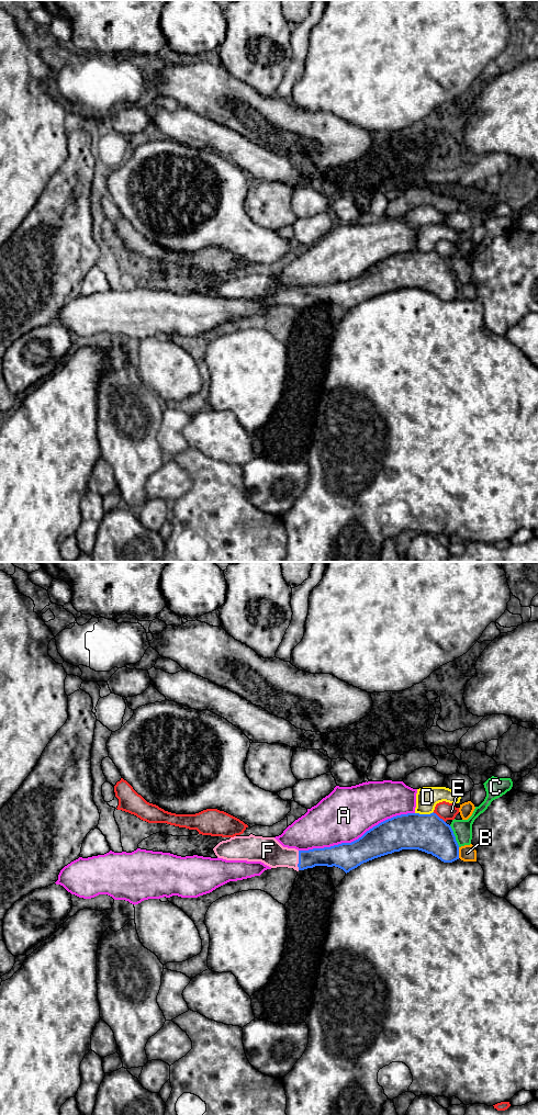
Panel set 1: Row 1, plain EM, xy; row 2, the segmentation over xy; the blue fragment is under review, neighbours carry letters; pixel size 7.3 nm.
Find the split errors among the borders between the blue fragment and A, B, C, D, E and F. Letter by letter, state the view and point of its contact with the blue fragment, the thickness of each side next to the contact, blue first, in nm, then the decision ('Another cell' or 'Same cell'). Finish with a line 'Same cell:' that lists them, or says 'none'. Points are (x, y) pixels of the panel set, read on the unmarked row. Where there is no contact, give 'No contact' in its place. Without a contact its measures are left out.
A: Touches blue at xy (356, 278). Thickness 240 nm (blue) against 380 nm. Another cell
B: Touches blue at xy (458, 291). Thickness 280 nm (blue) against 120 nm. Another cell
C: Touches blue at xy (455, 274). Thickness 280 nm (blue) against 140 nm. Another cell
D: Touches blue at xy (424, 252). Thickness 280 nm (blue) against 160 nm. Another cell
E: Touches blue at xy (438, 255). Thickness 280 nm (blue) against 130 nm. Another cell
F: Touches blue at xy (299, 299). Thickness 140 nm (blue) against 190 nm. Same cell
Same cell: F

